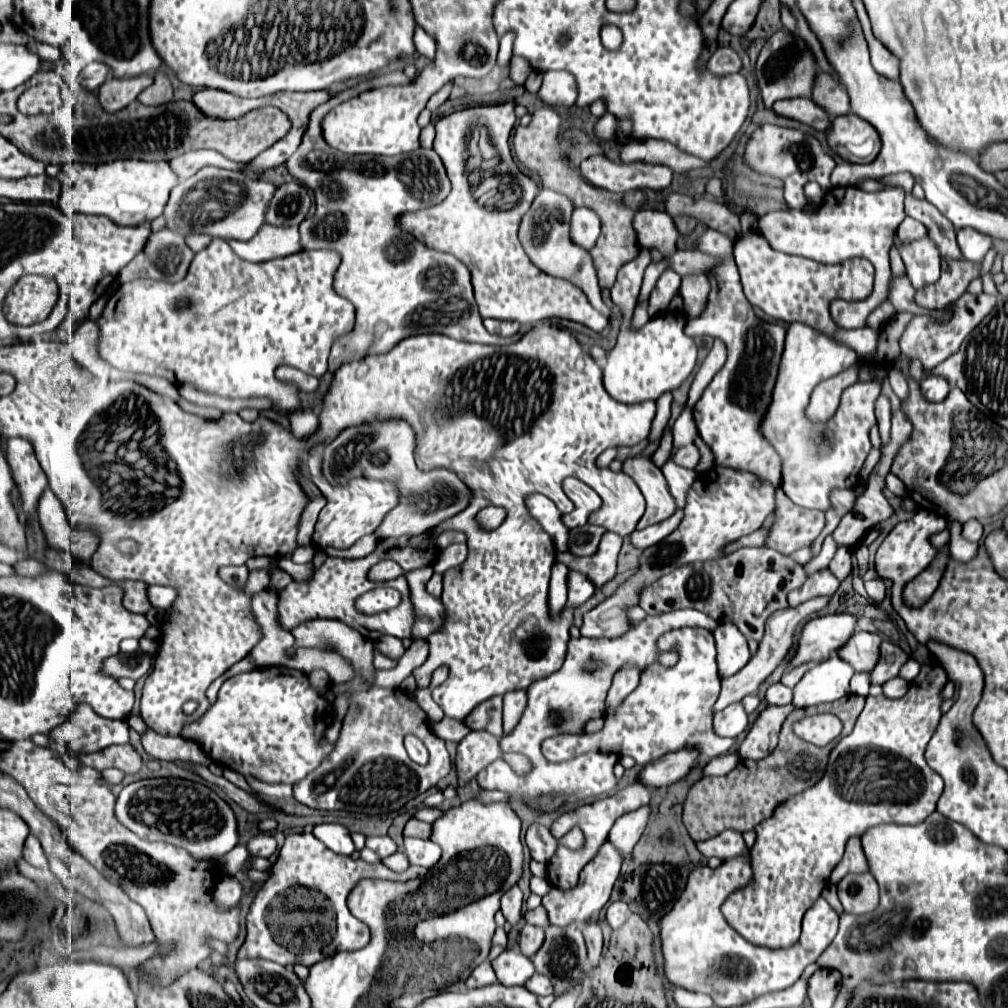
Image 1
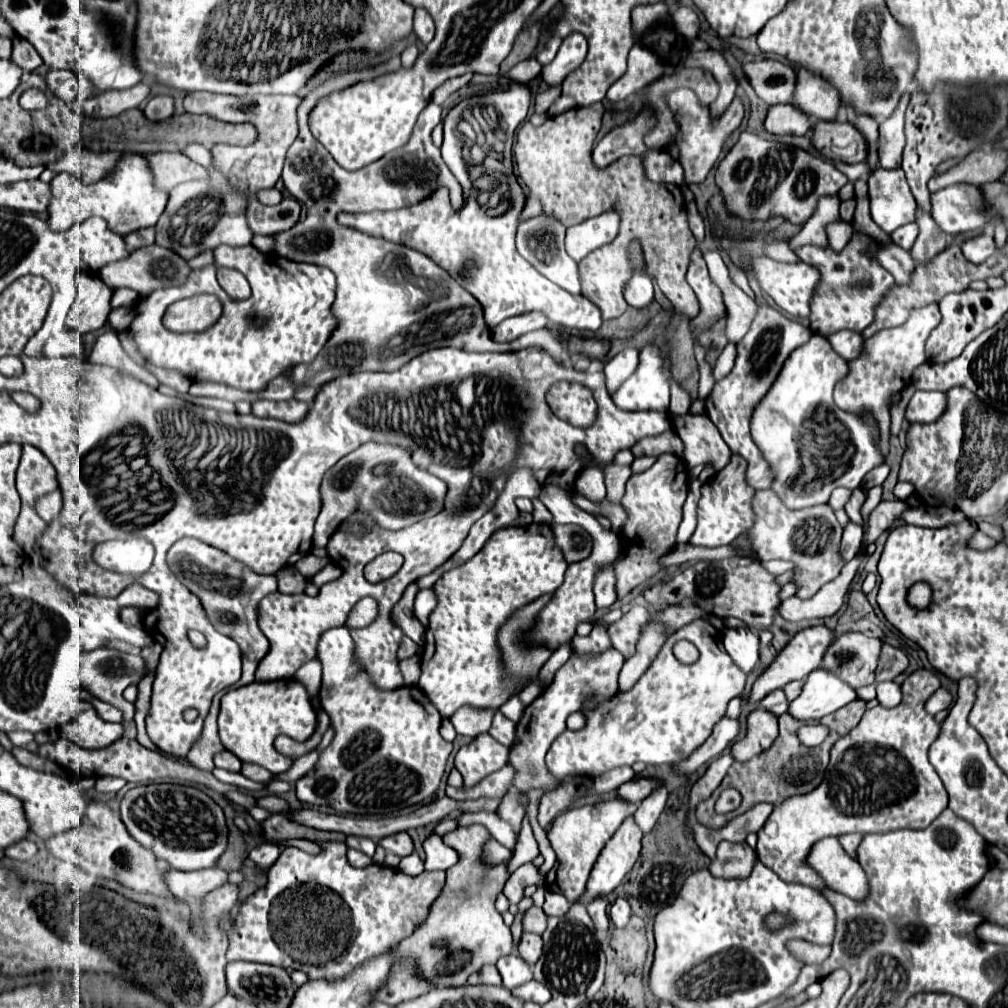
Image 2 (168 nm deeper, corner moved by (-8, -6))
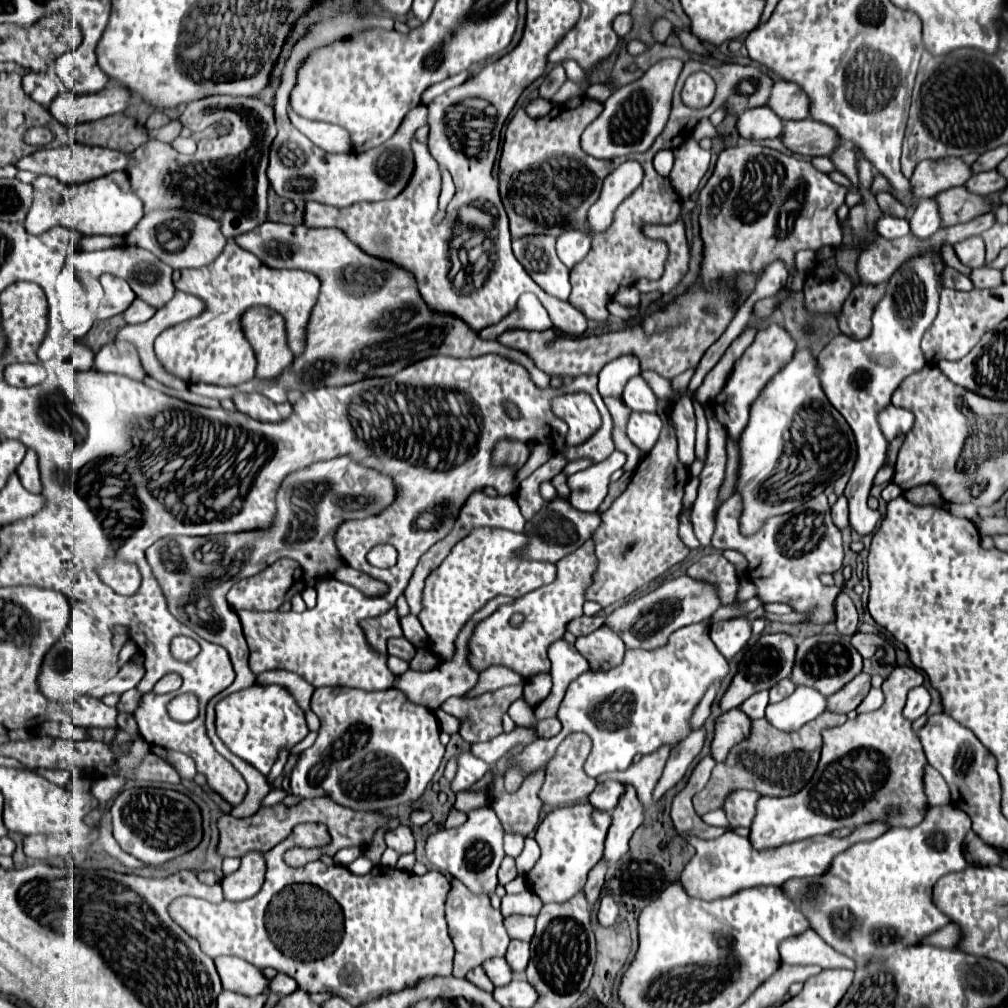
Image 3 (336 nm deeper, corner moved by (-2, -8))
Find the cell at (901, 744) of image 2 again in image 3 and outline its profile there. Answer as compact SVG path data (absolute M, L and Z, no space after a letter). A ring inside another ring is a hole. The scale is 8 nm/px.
M896 666L890 676L884 680L882 684L882 692L884 692L884 704L868 714L860 714L854 720L848 720L842 726L836 728L826 728L822 732L822 758L818 762L818 768L812 776L812 780L798 792L786 798L770 798L770 796L762 796L756 802L756 816L752 820L750 826L750 842L760 850L760 848L776 848L788 842L796 842L796 840L804 840L804 838L812 838L818 834L830 834L836 828L856 828L860 824L866 822L874 822L874 820L884 820L888 818L888 822L892 826L916 826L924 820L926 812L928 812L928 800L924 794L924 766L926 766L926 756L924 750L920 746L918 734L912 730L912 724L906 722L906 718L902 716L902 708L904 708L904 698L908 694L908 690L920 686L924 682L922 674L912 668L912 666ZM888 806L896 808L894 816L888 816Z

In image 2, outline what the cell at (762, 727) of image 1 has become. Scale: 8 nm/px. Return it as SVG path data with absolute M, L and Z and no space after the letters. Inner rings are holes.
M758 708L748 716L748 732L732 746L732 756L738 762L746 762L760 752L768 750L778 738L778 716Z

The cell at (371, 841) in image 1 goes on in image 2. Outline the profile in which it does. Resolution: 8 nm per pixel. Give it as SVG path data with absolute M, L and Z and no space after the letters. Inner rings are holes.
M398 832L398 834L392 834L392 836L386 836L378 842L386 852L392 852L400 858L412 854L412 840L406 832Z

